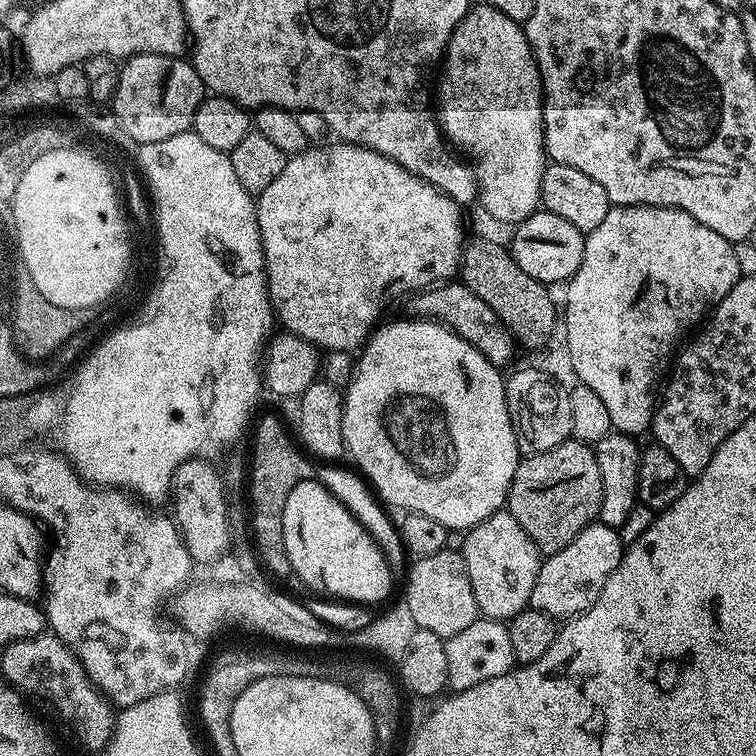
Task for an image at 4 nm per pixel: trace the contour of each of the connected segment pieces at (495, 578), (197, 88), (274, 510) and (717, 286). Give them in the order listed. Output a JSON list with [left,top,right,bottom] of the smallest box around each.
[[464,510,542,622],[110,56,206,145],[254,412,315,578],[562,204,741,438]]

